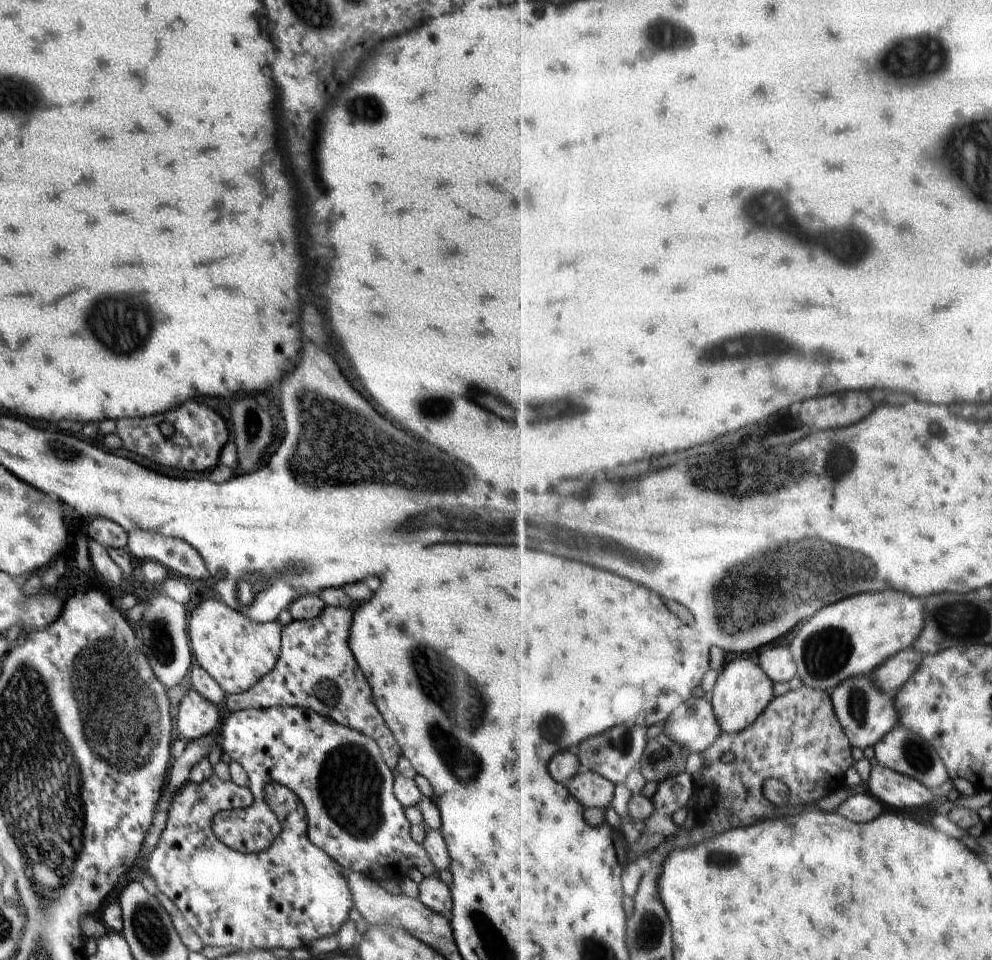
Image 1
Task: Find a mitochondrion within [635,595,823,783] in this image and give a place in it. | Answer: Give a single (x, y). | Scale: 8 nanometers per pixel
(663, 752)

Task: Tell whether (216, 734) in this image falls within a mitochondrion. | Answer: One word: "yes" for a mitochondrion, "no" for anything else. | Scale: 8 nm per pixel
no

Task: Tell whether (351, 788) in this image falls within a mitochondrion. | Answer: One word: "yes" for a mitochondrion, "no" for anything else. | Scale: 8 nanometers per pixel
yes

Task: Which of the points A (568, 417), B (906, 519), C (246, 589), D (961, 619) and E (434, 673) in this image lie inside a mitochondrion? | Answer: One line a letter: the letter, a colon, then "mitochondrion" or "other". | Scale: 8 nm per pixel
A: mitochondrion
B: other
C: mitochondrion
D: mitochondrion
E: mitochondrion

